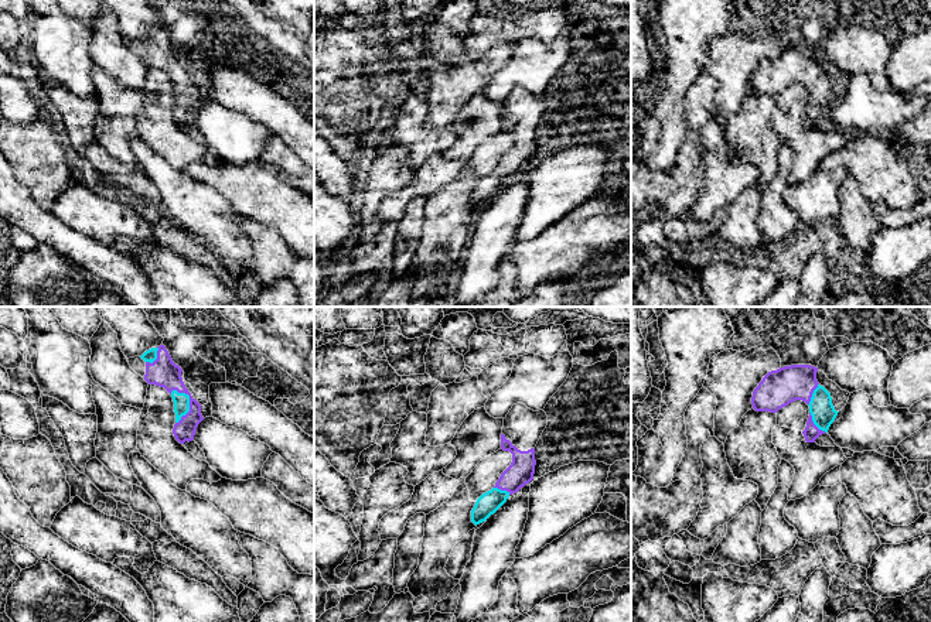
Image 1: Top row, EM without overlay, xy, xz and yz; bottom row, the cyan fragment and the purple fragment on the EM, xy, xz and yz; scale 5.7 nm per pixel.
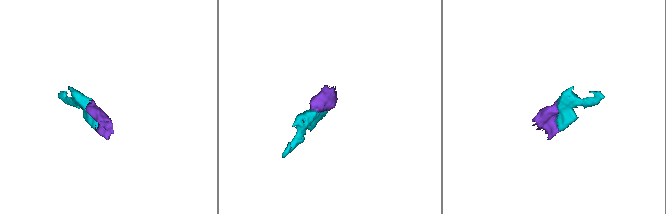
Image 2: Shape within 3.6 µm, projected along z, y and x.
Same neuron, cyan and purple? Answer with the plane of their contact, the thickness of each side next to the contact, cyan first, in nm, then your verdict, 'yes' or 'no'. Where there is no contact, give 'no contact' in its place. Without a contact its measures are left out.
contact in xy; calibres 100 and 170 nm; yes

